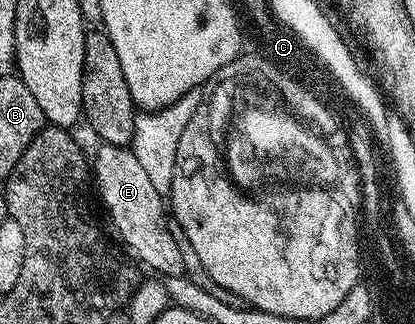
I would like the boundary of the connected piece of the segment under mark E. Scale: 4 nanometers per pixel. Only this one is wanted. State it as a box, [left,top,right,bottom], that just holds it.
[92,143,185,277]

